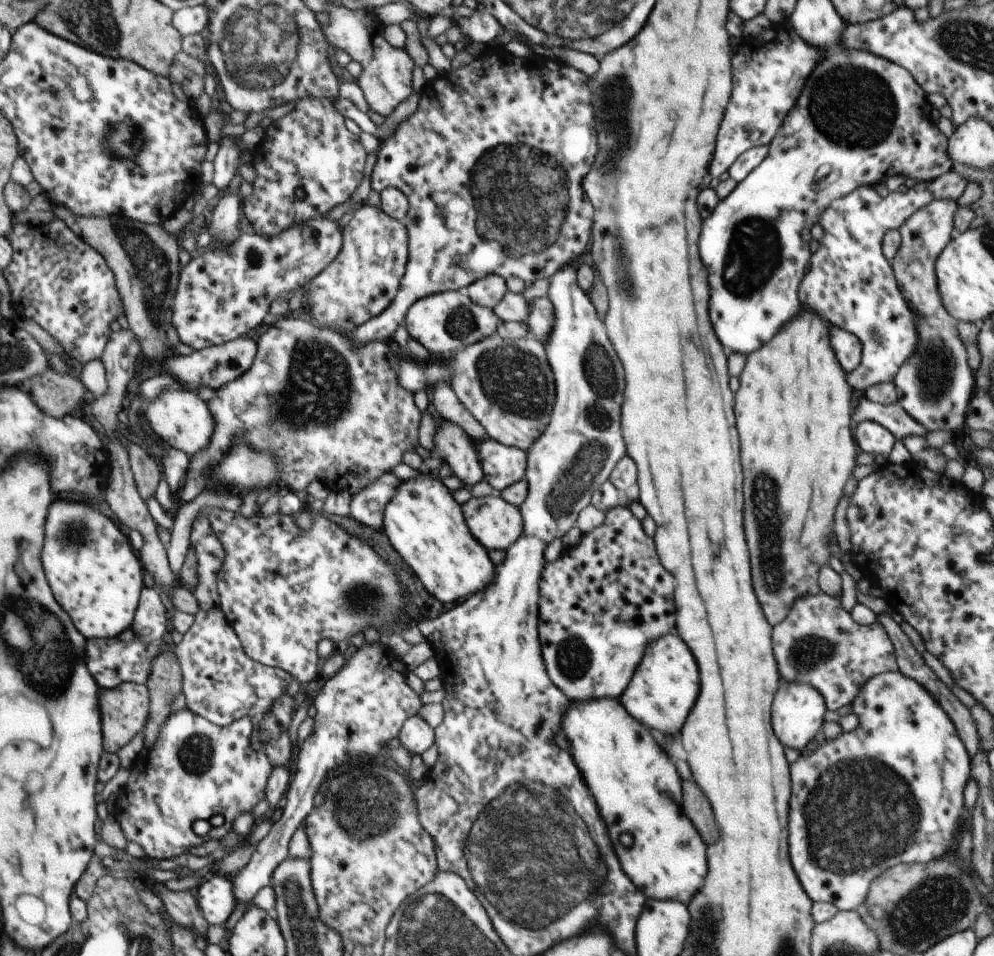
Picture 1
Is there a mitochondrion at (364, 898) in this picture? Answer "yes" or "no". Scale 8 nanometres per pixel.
no

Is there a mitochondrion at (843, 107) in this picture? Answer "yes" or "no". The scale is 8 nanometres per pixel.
yes

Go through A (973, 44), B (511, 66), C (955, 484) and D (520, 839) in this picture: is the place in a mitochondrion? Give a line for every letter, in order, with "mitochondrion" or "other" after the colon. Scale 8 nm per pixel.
A: mitochondrion
B: other
C: other
D: mitochondrion

